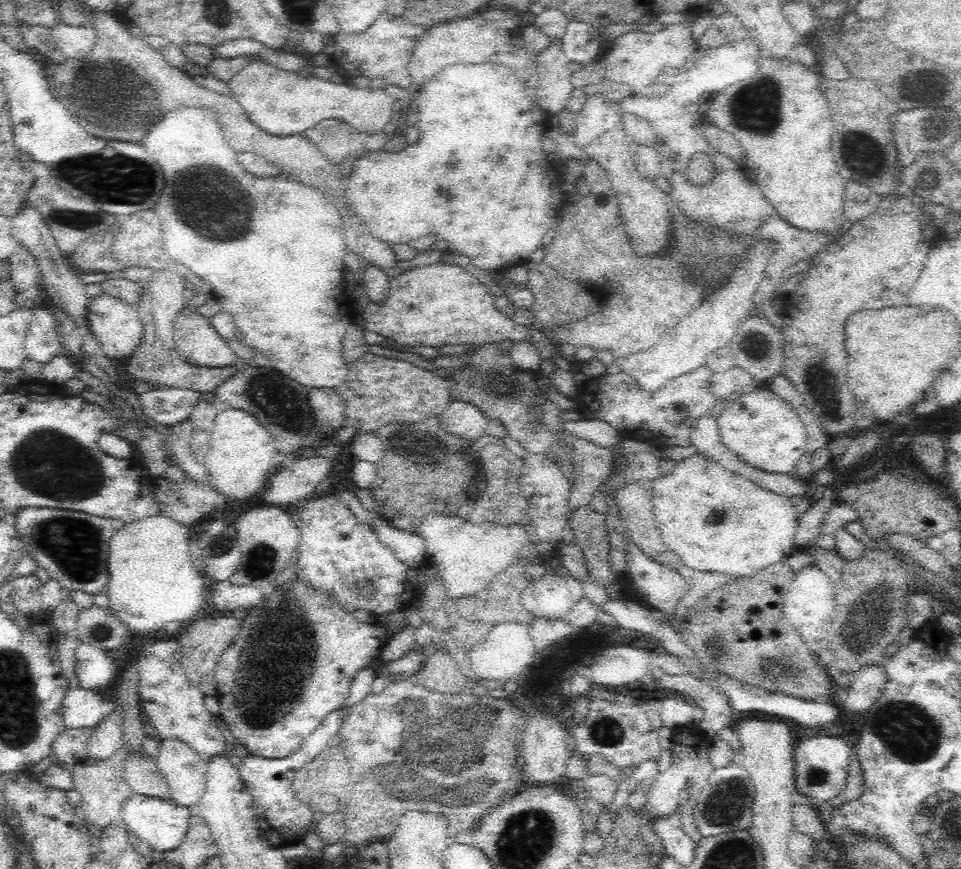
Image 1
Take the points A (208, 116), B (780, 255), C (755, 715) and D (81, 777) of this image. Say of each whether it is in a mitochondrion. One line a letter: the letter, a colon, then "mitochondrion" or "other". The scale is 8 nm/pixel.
A: other
B: other
C: other
D: other

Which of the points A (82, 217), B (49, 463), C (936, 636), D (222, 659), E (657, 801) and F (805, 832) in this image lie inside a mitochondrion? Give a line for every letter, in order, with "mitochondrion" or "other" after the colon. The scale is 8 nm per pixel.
A: mitochondrion
B: mitochondrion
C: other
D: other
E: other
F: other

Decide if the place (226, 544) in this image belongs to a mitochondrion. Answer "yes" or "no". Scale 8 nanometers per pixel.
yes

